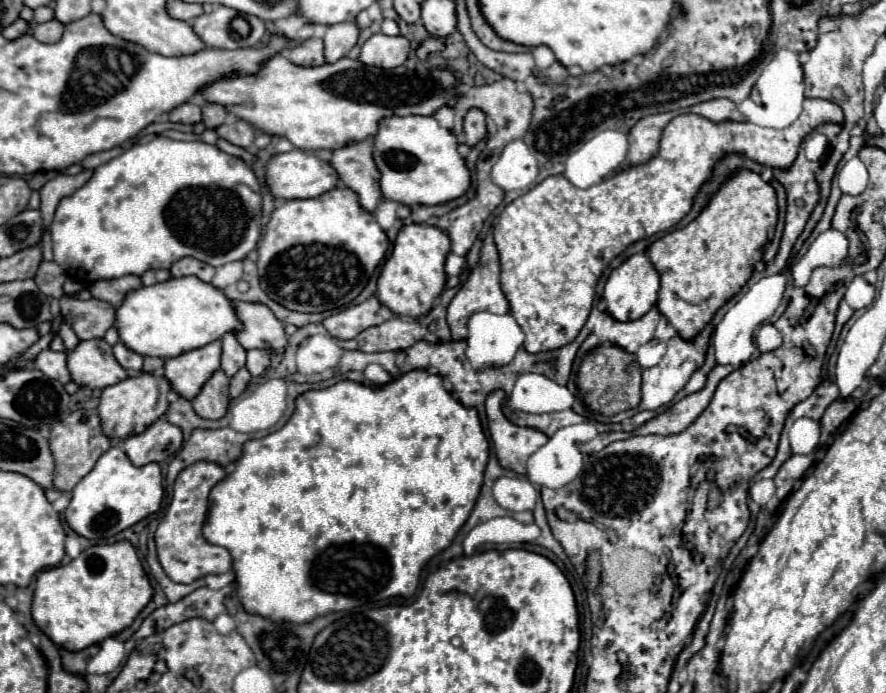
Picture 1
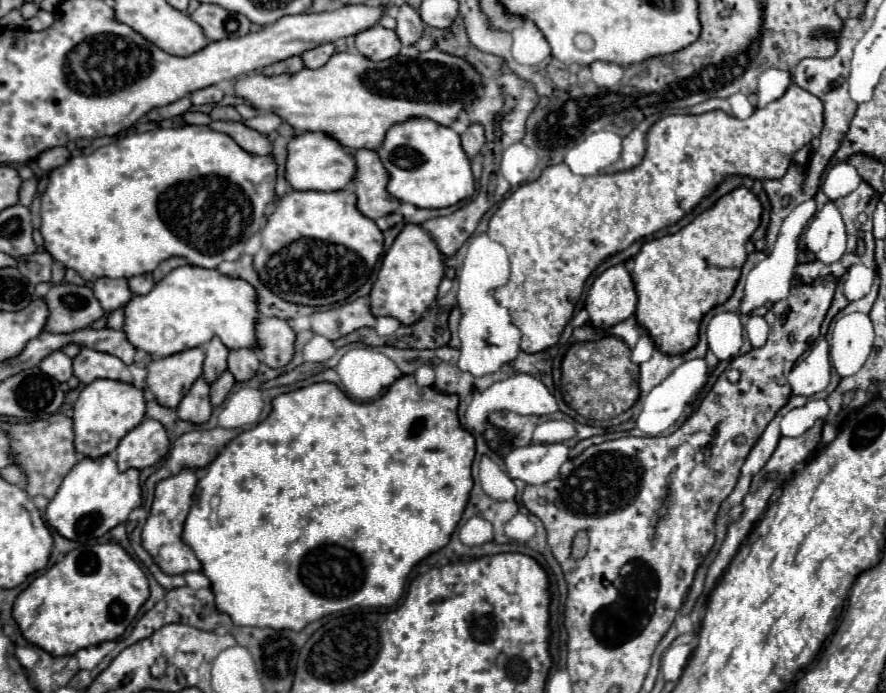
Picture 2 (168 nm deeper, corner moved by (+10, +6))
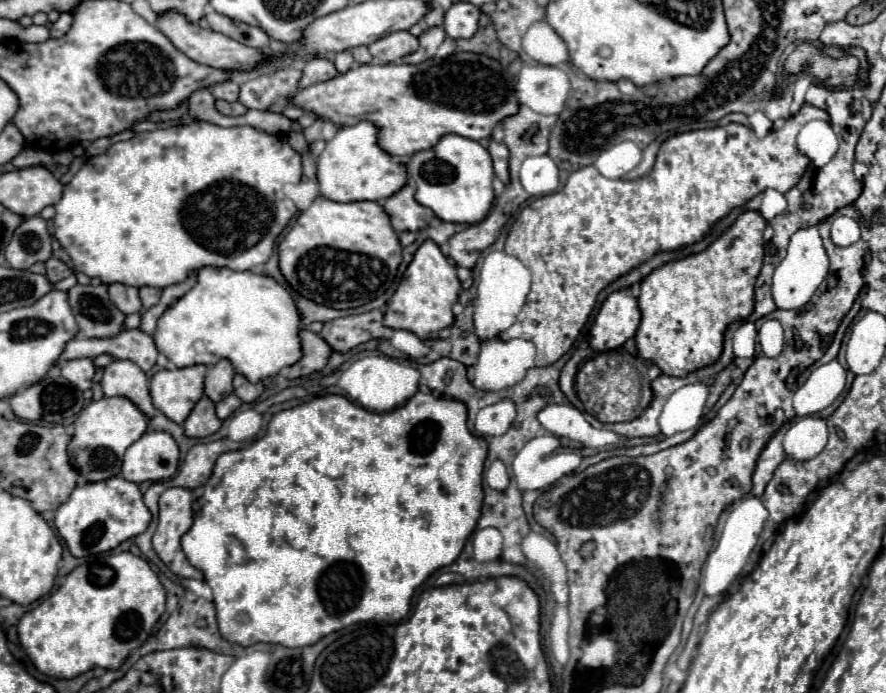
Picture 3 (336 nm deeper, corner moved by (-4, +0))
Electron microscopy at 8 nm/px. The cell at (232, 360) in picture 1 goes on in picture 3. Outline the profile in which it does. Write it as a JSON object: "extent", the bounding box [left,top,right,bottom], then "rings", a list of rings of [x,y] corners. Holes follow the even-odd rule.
{"extent":[205,359,235,403],"rings":[[[221,359],[219,363],[211,365],[205,375],[205,395],[217,403],[233,391],[233,375],[235,369],[229,359]]]}

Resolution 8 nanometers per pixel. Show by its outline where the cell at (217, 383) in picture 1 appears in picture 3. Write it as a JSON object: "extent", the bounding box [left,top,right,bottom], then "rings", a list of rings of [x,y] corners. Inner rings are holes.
{"extent":[183,397,221,437],"rings":[[[203,397],[185,419],[183,429],[189,437],[209,437],[219,431],[221,419],[215,413],[215,403],[209,397]]]}

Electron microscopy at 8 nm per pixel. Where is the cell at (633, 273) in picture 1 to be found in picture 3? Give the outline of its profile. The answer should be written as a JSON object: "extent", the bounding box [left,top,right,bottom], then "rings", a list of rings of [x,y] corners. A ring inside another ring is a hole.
{"extent":[589,287,641,353],"rings":[[[629,287],[619,289],[603,301],[591,327],[589,345],[599,353],[617,349],[635,335],[639,323],[641,309],[637,299]]]}

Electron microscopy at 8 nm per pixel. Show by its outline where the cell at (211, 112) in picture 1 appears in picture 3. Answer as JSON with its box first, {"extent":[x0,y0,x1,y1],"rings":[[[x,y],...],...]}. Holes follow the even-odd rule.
{"extent":[211,81,239,101],"rings":[[[225,81],[225,83],[217,83],[211,87],[211,93],[215,99],[223,99],[223,101],[237,101],[239,99],[239,85],[235,81]]]}

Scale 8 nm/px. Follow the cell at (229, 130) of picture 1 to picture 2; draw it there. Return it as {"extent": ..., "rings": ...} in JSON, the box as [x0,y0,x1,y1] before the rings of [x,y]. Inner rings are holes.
{"extent":[211,105,241,121],"rings":[[[217,105],[211,109],[211,119],[213,121],[219,121],[219,119],[225,119],[225,121],[241,121],[241,115],[237,113],[237,109],[233,105]]]}

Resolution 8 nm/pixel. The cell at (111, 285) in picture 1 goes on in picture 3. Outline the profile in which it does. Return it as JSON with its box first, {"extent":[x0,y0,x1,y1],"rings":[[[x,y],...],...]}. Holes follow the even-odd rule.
{"extent":[109,283,143,315],"rings":[[[119,283],[109,285],[109,297],[117,305],[117,309],[125,315],[139,313],[143,307],[137,287],[127,287],[127,285],[119,285]]]}

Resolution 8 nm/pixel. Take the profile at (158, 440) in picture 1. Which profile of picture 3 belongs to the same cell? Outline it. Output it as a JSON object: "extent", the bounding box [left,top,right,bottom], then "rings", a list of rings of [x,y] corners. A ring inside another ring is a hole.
{"extent":[121,433,179,481],"rings":[[[145,433],[135,441],[123,461],[121,475],[127,481],[165,481],[175,475],[179,467],[179,447],[169,433]]]}

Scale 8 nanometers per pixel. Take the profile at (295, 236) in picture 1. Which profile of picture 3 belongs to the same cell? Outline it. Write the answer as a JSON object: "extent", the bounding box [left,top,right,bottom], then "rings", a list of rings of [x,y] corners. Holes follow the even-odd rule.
{"extent":[279,197,401,309],"rings":[[[317,197],[279,243],[279,269],[303,297],[333,309],[361,307],[383,295],[401,263],[401,243],[377,201],[335,203]]]}

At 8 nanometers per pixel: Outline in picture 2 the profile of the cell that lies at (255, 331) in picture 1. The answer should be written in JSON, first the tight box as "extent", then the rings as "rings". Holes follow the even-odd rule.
{"extent":[257,317,295,369],"rings":[[[271,317],[259,319],[257,323],[257,351],[261,361],[271,369],[285,367],[295,353],[295,331],[287,325],[287,321]]]}

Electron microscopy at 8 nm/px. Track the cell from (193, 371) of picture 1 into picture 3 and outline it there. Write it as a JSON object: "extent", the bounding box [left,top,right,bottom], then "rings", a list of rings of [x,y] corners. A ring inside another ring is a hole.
{"extent":[151,365,205,423],"rings":[[[191,365],[183,369],[163,369],[151,379],[151,399],[171,421],[183,423],[195,403],[203,397],[205,365]]]}

